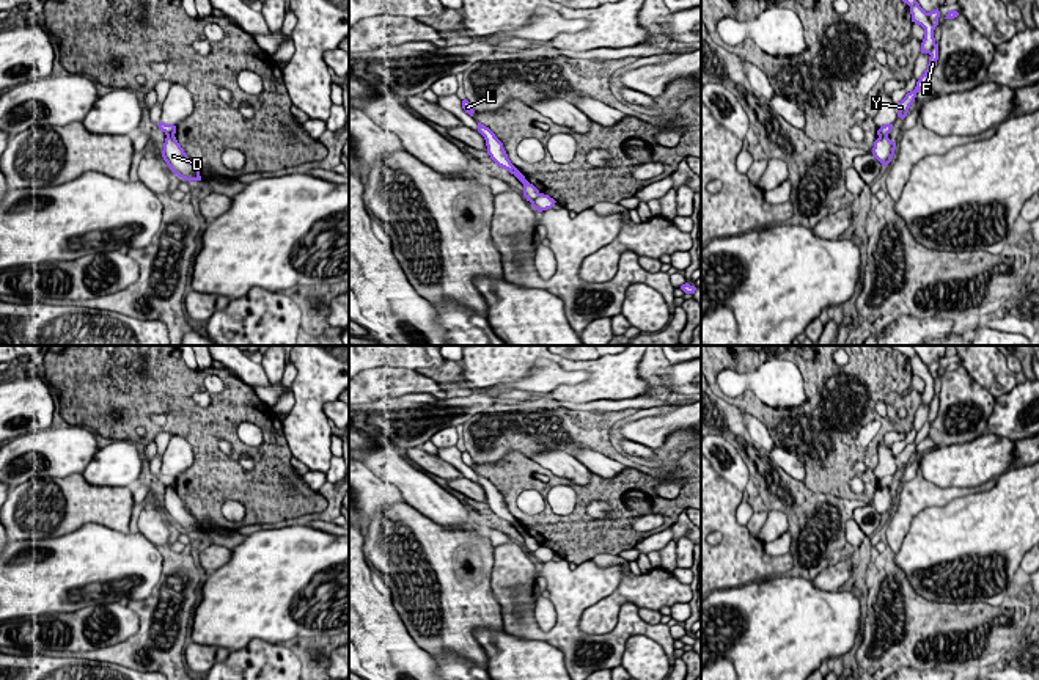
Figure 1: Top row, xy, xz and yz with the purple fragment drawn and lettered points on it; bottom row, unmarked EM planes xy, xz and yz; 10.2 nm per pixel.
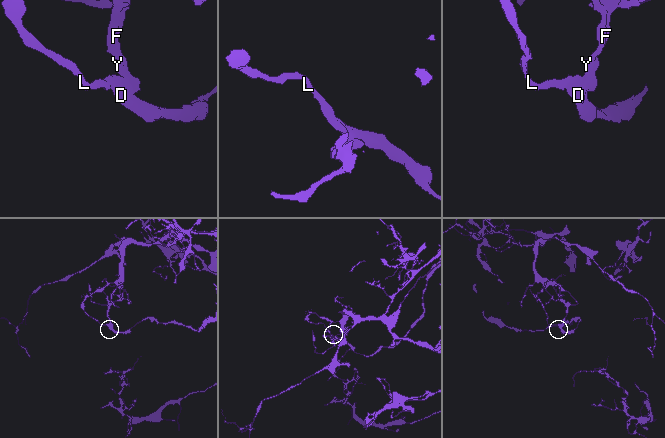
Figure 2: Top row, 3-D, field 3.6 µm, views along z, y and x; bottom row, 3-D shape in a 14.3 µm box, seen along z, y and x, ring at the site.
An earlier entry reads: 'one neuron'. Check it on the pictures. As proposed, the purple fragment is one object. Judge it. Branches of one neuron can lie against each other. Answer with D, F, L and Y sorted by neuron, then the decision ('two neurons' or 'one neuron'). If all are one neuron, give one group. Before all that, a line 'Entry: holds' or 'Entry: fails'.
Entry: fails
D Y / F L; two neurons

